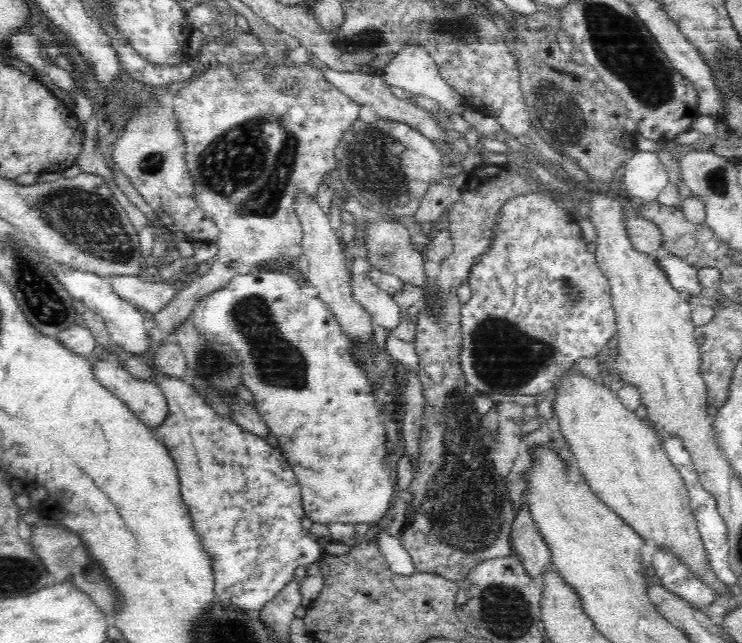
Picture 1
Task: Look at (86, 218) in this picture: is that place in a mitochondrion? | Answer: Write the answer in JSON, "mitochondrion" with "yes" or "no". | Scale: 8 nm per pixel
{"mitochondrion":"yes"}

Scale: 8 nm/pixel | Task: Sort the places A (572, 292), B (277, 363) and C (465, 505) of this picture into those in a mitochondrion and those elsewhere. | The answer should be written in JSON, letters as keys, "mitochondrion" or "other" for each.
{"A":"mitochondrion","B":"mitochondrion","C":"mitochondrion"}

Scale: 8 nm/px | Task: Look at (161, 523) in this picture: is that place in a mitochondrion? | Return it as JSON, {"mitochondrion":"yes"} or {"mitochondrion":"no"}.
{"mitochondrion":"no"}

